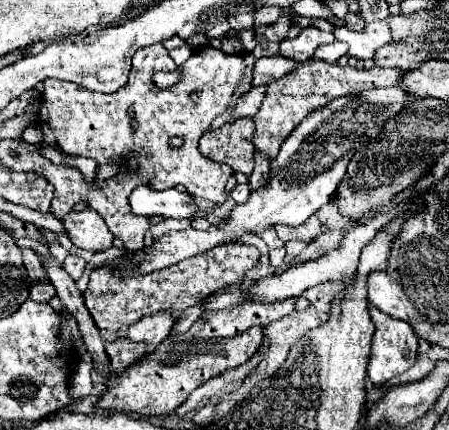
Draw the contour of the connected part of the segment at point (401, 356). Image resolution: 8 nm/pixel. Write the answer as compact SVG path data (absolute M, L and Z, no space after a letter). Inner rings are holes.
M369 307L369 315L375 325L375 333L373 333L373 343L371 343L367 375L375 385L383 385L385 381L389 381L395 375L401 375L403 371L407 371L415 363L419 343L417 343L415 331L405 321L399 321L395 317L387 317L387 313L381 313L375 307Z

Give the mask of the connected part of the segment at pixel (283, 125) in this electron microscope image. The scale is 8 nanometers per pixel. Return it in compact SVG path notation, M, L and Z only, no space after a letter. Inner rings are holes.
M309 61L289 75L271 81L267 85L267 93L263 99L261 109L255 115L255 135L253 135L253 145L255 149L273 161L275 153L279 153L281 143L287 139L287 135L315 109L329 105L335 97L347 95L347 93L361 93L365 89L375 89L375 87L391 87L399 85L403 79L401 69L397 67L371 67L371 69L357 69L357 67L339 67L337 63L325 63L325 61Z

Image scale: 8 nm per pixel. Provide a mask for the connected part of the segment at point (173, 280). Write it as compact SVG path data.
M231 241L217 245L207 253L189 257L167 269L159 269L155 273L147 273L139 277L115 277L115 273L111 273L111 265L115 263L119 265L119 261L123 261L123 257L117 257L97 267L91 273L87 291L83 295L87 309L101 331L119 331L123 327L133 325L141 317L157 311L167 311L173 307L193 307L195 303L203 301L209 293L223 289L231 283L243 281L247 269L251 269L259 261L259 249L253 245Z

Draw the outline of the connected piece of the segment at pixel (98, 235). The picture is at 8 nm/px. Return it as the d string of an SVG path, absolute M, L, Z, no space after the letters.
M85 209L63 219L63 227L75 247L89 251L105 251L113 247L113 235L97 211Z

